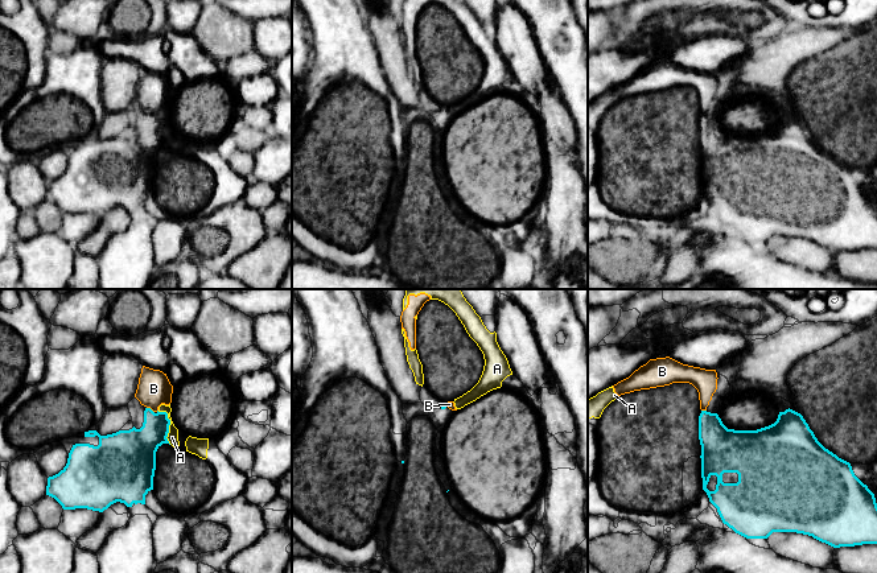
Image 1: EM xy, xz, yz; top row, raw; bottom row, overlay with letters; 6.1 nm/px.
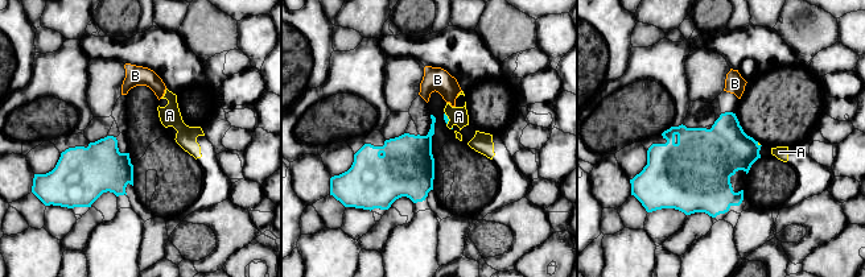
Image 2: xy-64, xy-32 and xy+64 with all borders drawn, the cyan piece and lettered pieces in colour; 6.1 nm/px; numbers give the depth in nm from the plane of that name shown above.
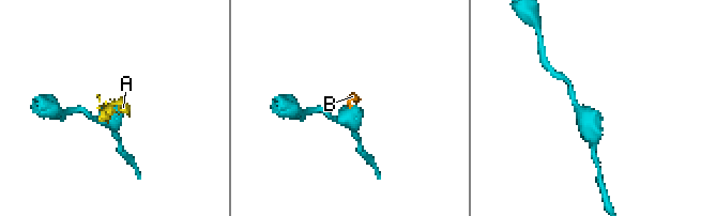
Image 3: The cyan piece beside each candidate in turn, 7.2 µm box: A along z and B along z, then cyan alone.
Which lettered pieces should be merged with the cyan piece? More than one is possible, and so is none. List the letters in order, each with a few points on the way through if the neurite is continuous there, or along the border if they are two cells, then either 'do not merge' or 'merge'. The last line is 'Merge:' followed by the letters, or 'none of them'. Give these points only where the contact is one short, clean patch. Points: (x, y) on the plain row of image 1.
A: along xy (157, 115), (167, 118), (169, 124), (167, 144), (171, 148) | do not merge
B: along xy (147, 111), (153, 116) | do not merge
Merge: none of them

